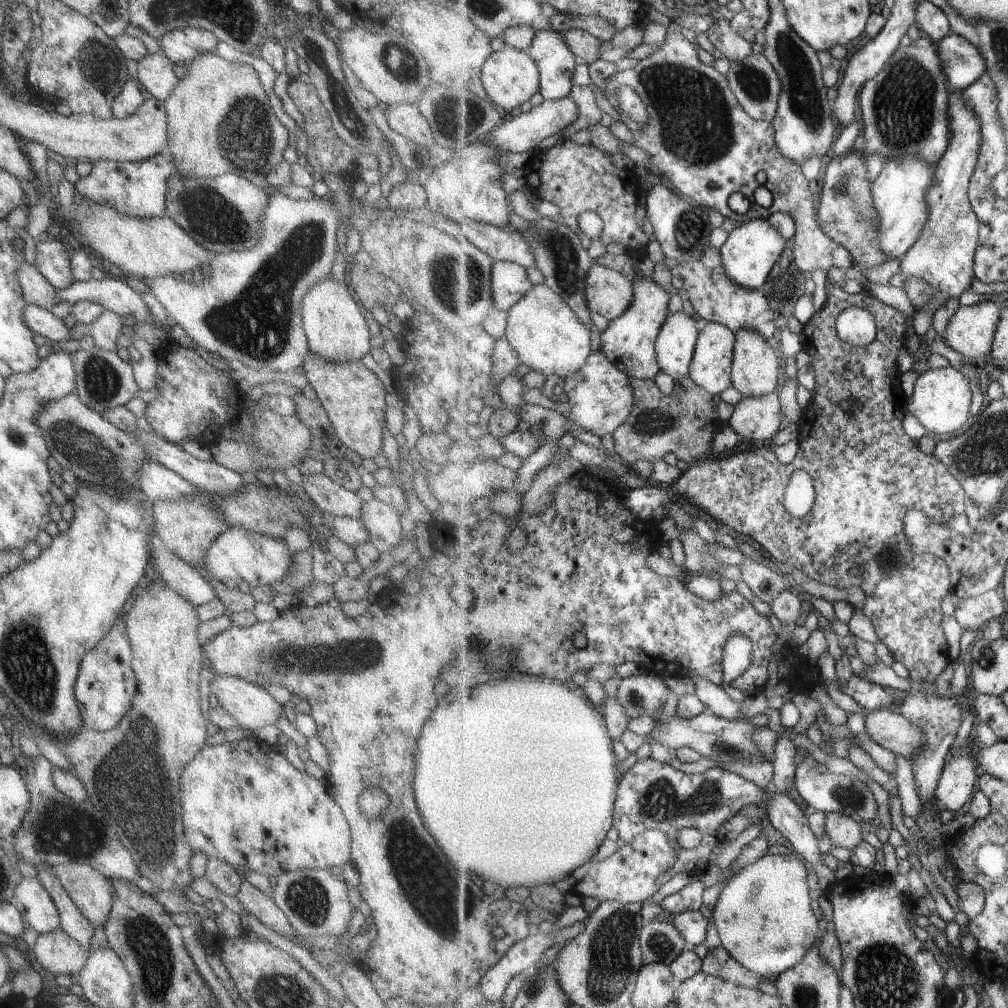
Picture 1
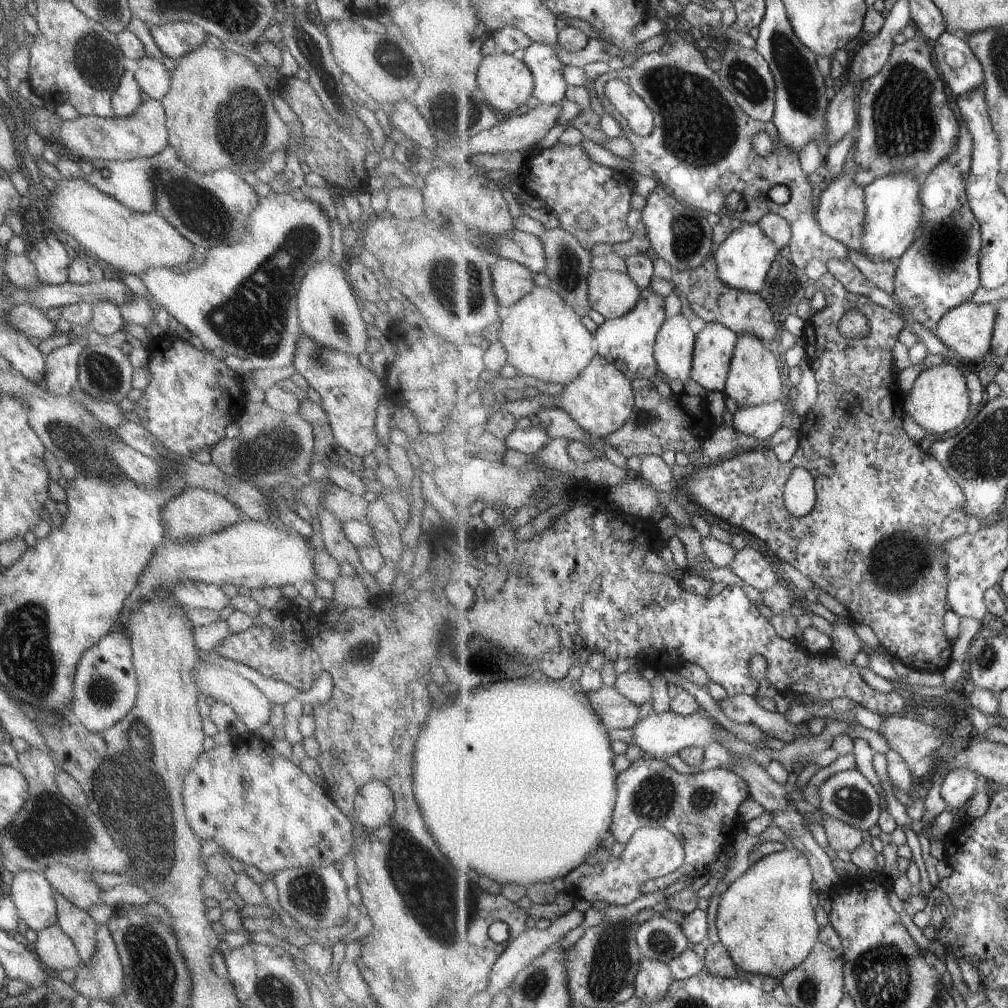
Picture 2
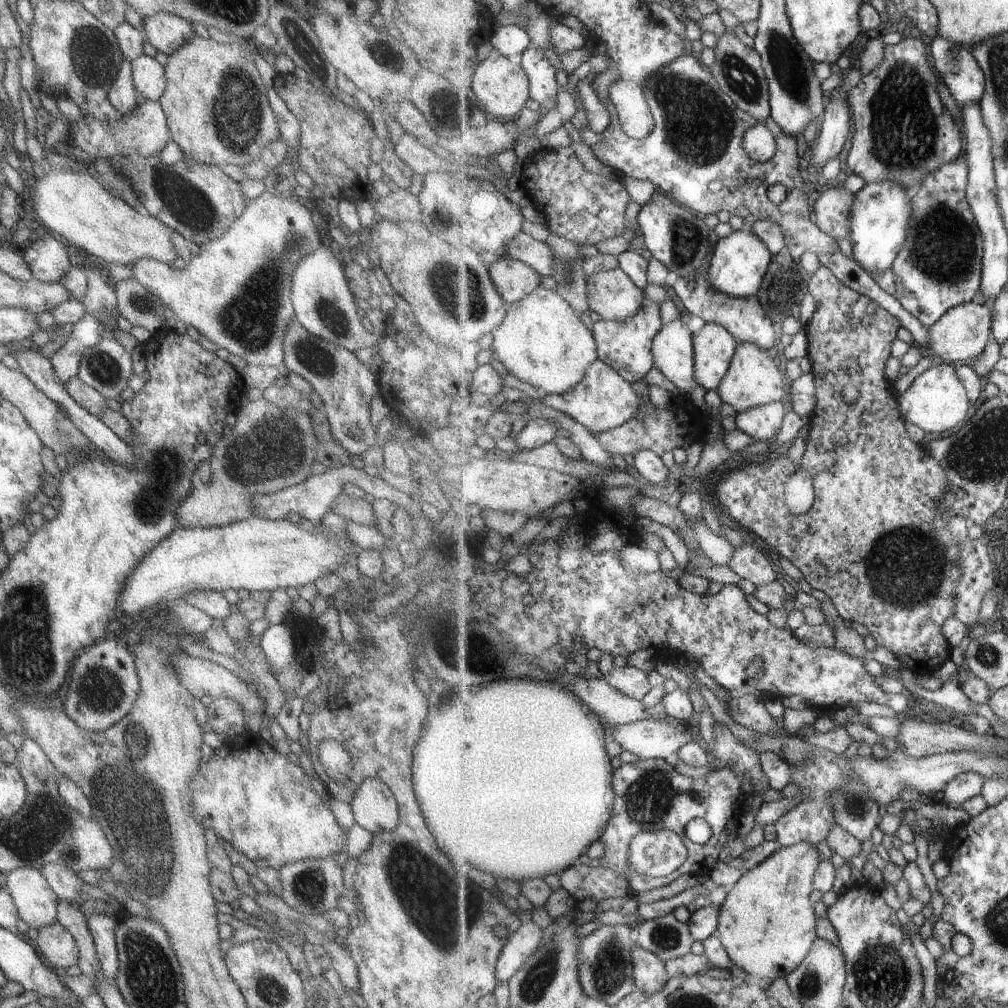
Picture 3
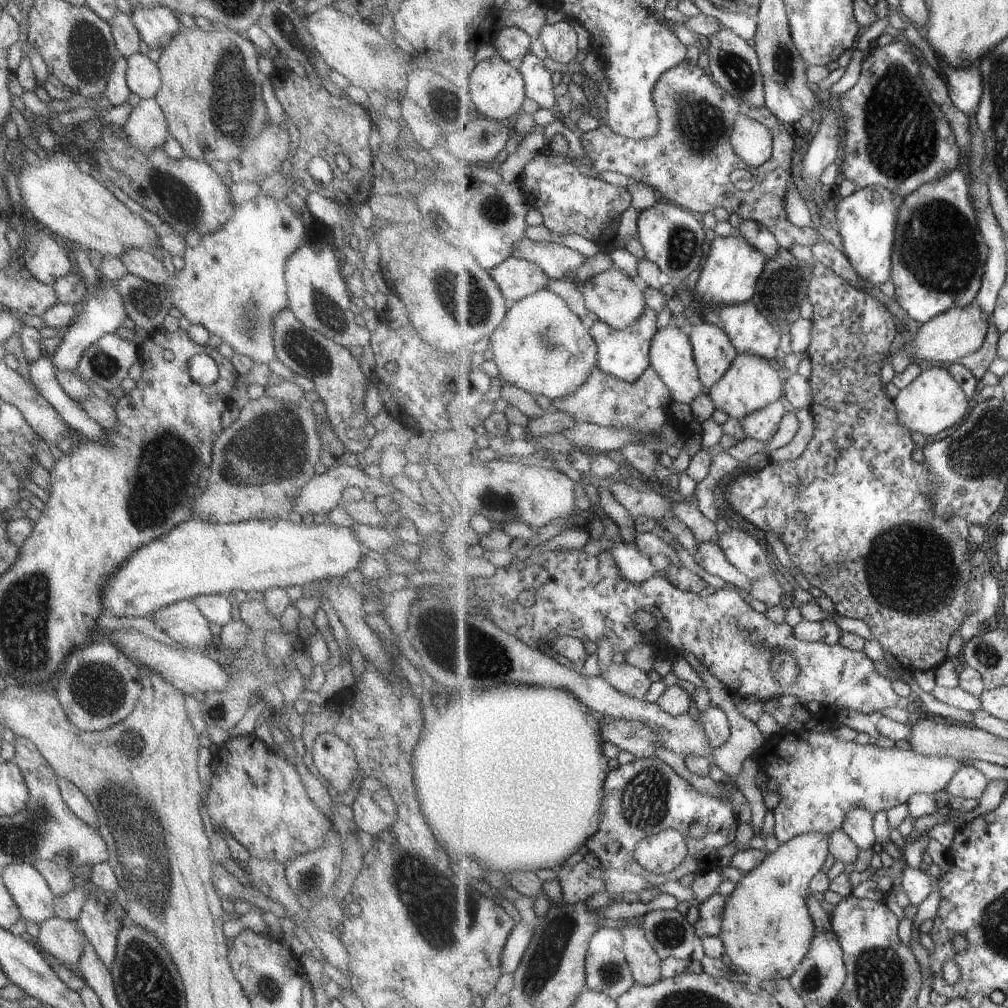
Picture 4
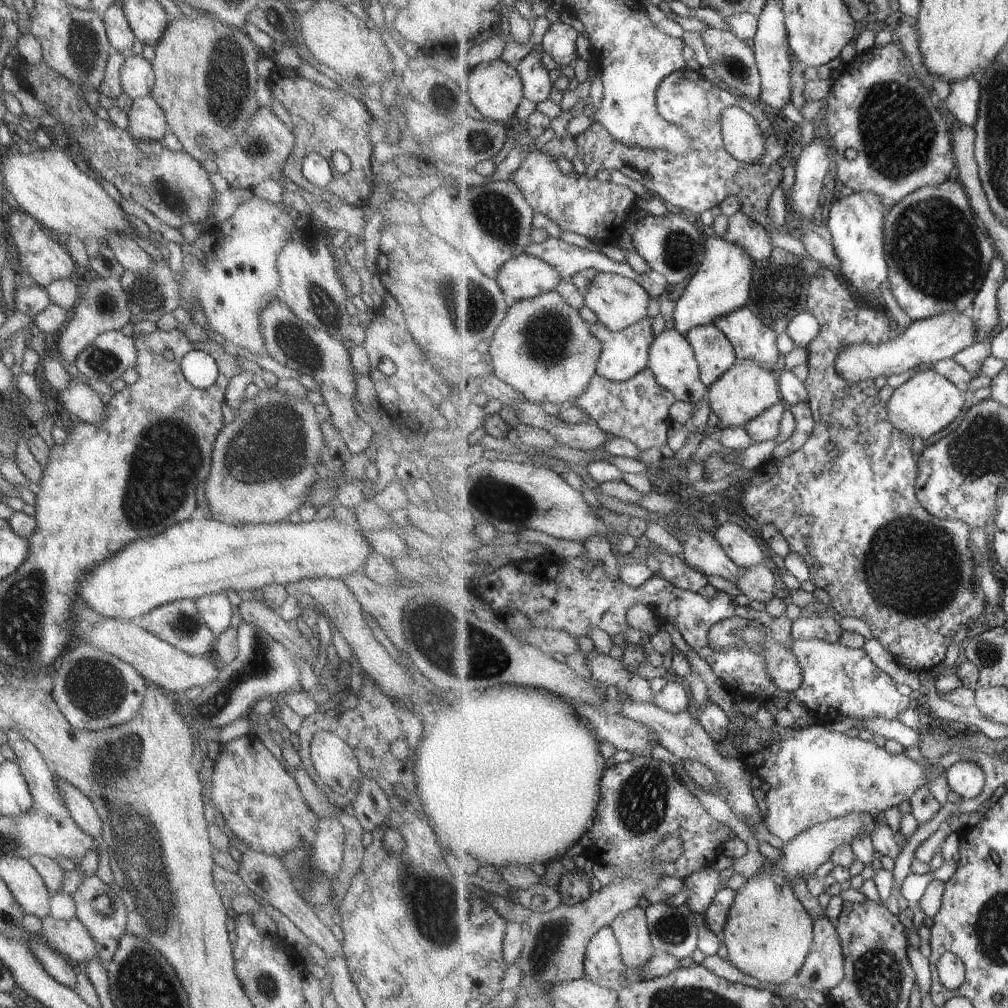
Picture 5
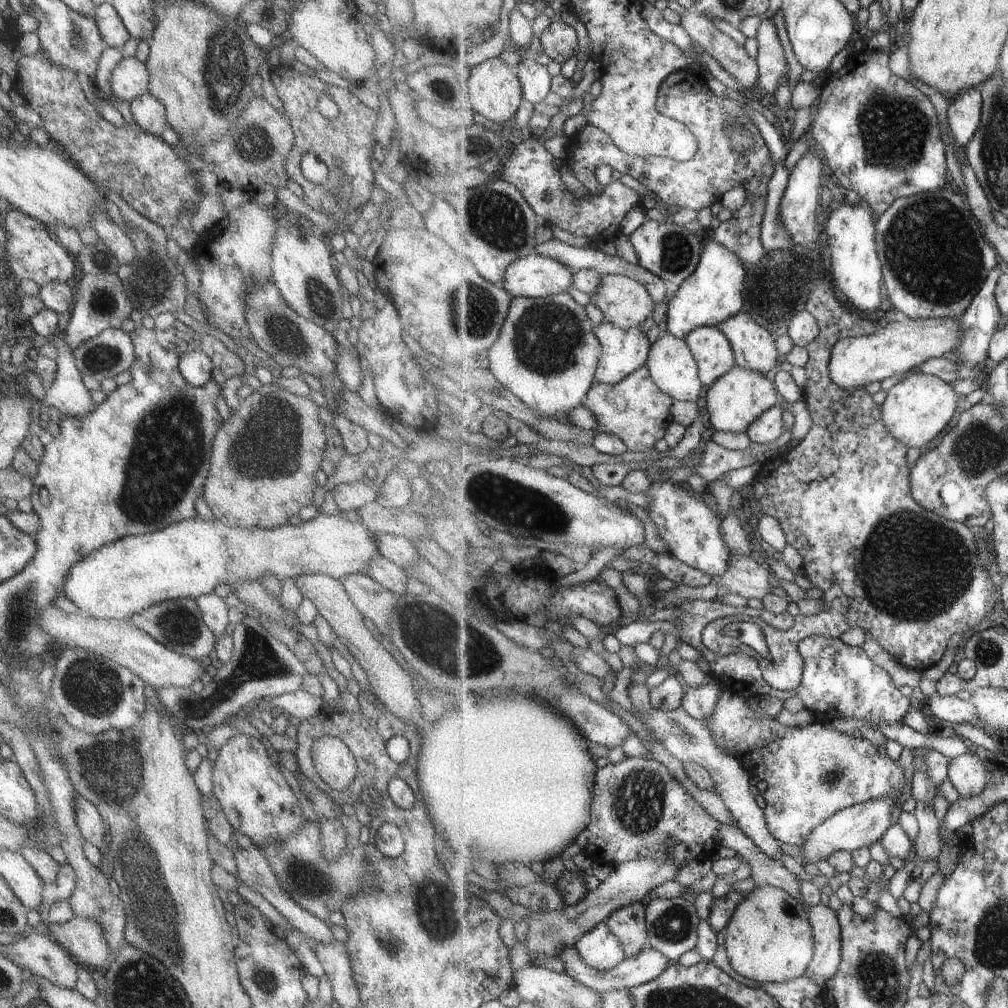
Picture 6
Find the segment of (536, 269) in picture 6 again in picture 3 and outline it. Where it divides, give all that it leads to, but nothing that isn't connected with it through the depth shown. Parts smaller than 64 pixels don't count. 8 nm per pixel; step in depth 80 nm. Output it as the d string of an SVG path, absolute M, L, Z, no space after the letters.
M504 257L489 267L491 279L509 305L526 298L541 286L542 275L519 260Z

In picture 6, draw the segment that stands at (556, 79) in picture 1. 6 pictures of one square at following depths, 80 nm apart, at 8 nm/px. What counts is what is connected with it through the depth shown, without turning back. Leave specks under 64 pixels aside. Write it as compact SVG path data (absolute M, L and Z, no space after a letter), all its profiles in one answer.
M523 59L516 71L522 81L524 98L532 104L543 102L551 94L553 75L547 70L547 65L533 59Z

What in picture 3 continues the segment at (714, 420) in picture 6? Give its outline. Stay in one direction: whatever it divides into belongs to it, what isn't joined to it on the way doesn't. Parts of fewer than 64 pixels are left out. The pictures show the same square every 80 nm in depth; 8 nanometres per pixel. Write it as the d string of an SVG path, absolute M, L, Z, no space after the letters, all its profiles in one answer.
M755 342L738 344L738 350L730 365L730 372L727 372L716 392L721 401L733 407L738 414L743 414L753 407L761 407L783 400L787 394L785 390L787 382L785 382L785 374L779 370L780 367Z

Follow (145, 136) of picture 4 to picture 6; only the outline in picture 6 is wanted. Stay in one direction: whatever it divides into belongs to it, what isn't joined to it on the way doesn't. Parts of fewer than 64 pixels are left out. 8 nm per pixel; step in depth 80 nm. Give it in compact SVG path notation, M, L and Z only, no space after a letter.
M145 92L129 101L133 122L140 130L158 137L168 126L163 105Z

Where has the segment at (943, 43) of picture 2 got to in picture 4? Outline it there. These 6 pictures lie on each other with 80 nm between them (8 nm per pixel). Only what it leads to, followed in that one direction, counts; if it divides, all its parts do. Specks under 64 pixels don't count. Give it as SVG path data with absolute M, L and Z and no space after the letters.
M940 62L942 75L947 83L949 96L954 106L963 111L965 116L973 118L983 97L983 74L977 64L953 68L947 62Z

